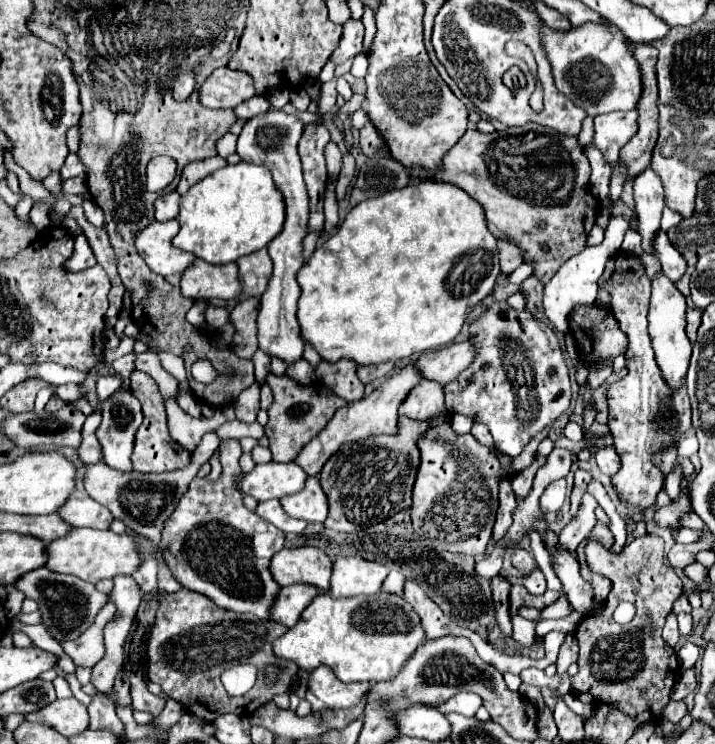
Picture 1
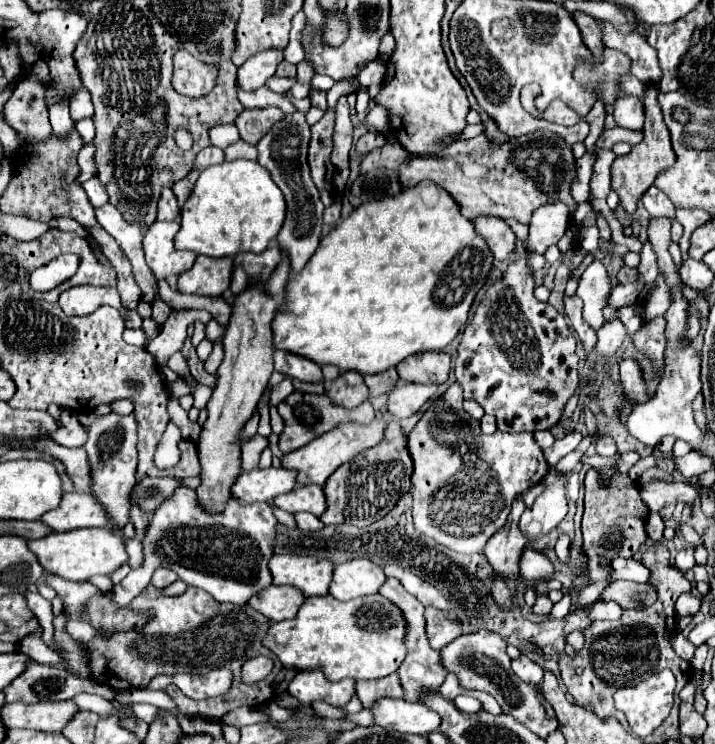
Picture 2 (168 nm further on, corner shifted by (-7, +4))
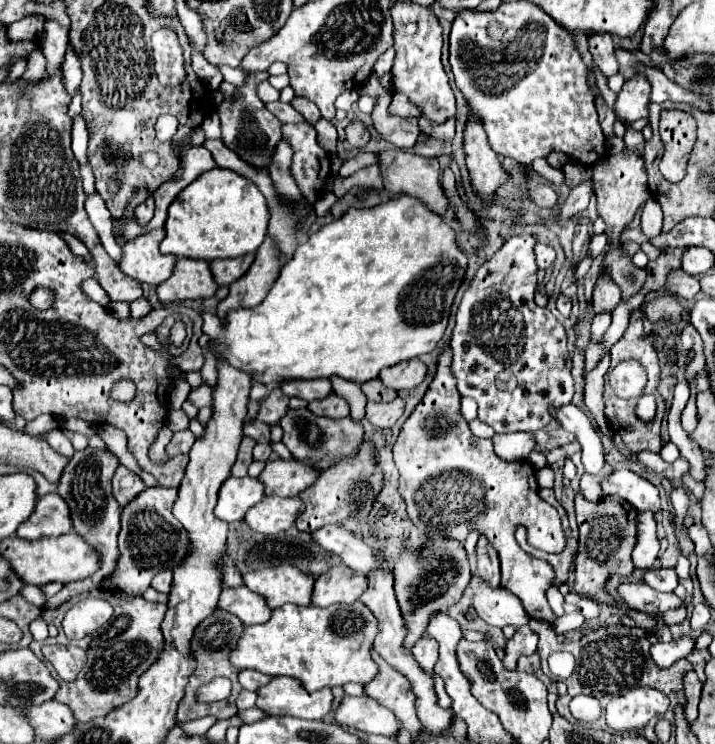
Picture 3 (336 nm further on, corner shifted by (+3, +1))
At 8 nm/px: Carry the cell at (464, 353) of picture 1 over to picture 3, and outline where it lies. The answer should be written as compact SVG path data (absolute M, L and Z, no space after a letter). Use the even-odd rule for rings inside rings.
M414 358L414 360L406 360L382 370L380 378L384 386L390 386L394 390L404 390L404 388L420 386L426 378L426 372L428 372L428 366L420 362L418 358Z

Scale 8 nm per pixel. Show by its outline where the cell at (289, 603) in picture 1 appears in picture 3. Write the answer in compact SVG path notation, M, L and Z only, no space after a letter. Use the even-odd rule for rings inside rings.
M246 586L222 590L218 606L236 614L244 622L244 626L264 624L272 616L272 608L266 604L266 598L262 598Z

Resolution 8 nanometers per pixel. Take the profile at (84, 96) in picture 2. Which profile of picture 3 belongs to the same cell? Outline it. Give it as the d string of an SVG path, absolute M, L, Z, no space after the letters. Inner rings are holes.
M68 48L62 65L62 84L70 96L76 96L76 92L80 90L80 80L82 80L82 70L78 66L78 56L74 54L72 48Z

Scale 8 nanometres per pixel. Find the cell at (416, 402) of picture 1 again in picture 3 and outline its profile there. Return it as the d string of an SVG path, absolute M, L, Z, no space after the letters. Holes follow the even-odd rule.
M398 396L392 402L380 404L380 402L368 402L366 404L366 418L378 426L378 428L390 428L396 424L396 420L402 416L406 402Z

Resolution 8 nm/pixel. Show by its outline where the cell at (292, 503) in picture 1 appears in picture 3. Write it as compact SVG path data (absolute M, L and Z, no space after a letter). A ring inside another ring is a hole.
M264 496L256 506L250 508L244 520L256 532L276 534L280 530L288 530L302 510L304 502L300 498Z

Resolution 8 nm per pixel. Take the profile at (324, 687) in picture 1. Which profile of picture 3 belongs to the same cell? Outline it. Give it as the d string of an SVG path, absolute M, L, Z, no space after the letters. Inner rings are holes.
M290 676L272 678L258 690L256 706L268 714L288 714L302 720L322 720L330 714L334 694L330 688L306 692L306 688Z

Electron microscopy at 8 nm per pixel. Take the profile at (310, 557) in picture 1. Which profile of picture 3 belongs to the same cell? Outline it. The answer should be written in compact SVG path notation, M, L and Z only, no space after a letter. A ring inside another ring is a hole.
M272 566L254 570L242 576L244 584L262 594L272 608L280 608L288 602L306 606L312 598L312 586L314 578L310 574L304 574L296 566Z

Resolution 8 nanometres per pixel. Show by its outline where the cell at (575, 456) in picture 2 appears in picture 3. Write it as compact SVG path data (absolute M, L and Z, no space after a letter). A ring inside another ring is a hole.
M550 465L536 471L536 480L540 488L553 488L554 479L555 473Z

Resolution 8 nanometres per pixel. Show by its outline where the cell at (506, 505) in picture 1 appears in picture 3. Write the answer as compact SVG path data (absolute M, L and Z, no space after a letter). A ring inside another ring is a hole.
M480 538L476 544L476 572L488 580L492 586L500 586L500 562L498 562L498 552L494 550L494 546L490 546L490 542L486 542L486 538Z

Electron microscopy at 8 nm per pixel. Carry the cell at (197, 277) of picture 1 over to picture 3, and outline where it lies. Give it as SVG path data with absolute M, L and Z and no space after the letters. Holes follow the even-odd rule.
M182 258L176 262L174 274L158 286L160 302L188 300L188 298L212 298L218 284L212 278L210 264L202 260ZM180 294L196 294L196 296L180 296Z

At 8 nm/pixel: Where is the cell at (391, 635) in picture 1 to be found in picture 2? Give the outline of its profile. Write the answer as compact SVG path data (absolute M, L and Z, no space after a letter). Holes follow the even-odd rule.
M332 595L308 597L290 621L272 623L264 635L268 647L288 669L318 669L328 681L380 679L394 673L406 657L406 621L402 611L382 595L338 601Z

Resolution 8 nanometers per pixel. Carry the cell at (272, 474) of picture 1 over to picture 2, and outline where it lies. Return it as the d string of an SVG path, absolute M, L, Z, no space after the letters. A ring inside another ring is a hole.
M268 467L268 469L256 469L250 473L240 473L236 483L232 485L230 493L238 503L258 503L266 501L270 503L274 497L292 491L296 485L296 473L288 471L284 467Z

